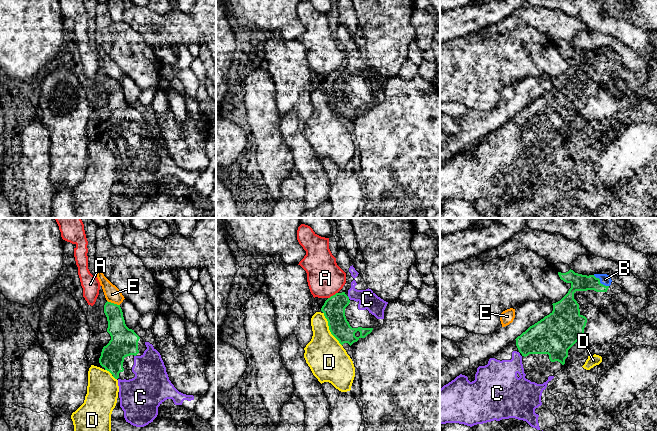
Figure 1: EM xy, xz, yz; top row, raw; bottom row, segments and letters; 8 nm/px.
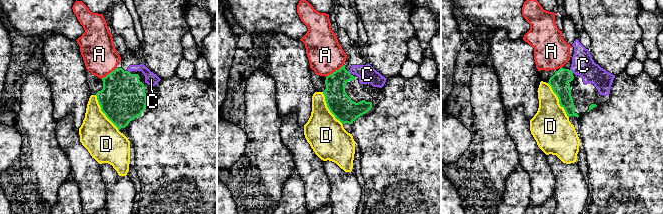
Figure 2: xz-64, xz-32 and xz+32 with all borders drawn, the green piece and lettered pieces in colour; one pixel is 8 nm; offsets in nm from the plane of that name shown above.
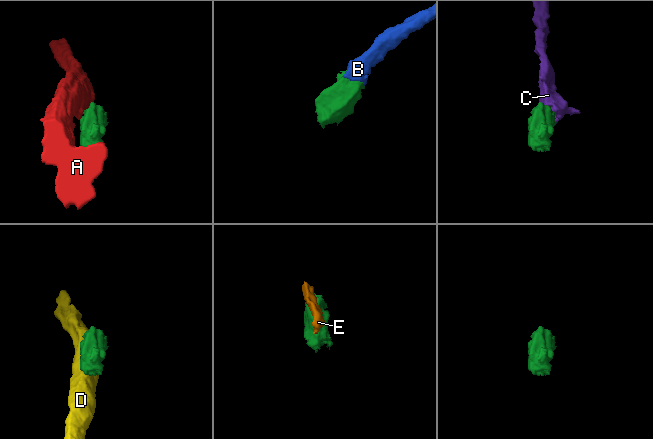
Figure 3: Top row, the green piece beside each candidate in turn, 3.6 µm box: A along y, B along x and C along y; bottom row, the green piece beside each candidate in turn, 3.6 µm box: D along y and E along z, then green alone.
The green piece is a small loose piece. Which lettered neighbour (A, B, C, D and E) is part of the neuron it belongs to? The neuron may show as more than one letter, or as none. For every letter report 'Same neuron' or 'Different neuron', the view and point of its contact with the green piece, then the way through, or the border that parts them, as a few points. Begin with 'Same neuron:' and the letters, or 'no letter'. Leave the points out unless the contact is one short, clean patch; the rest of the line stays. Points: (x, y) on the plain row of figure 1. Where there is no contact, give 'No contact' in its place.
Same neuron: B, C
A: Different neuron. Touches green at xz (333, 71). Boundary: xz (337, 68), (328, 74)
B: Same neuron. Touches green at yz (599, 58)
C: Same neuron. Touches green at xz (348, 73). Path across: xz (334, 83), (341, 76), (348, 73), (364, 72), (367, 75)
D: Different neuron. Touches green at xz (329, 105)
E: Different neuron. Touches green at xy (113, 79)

